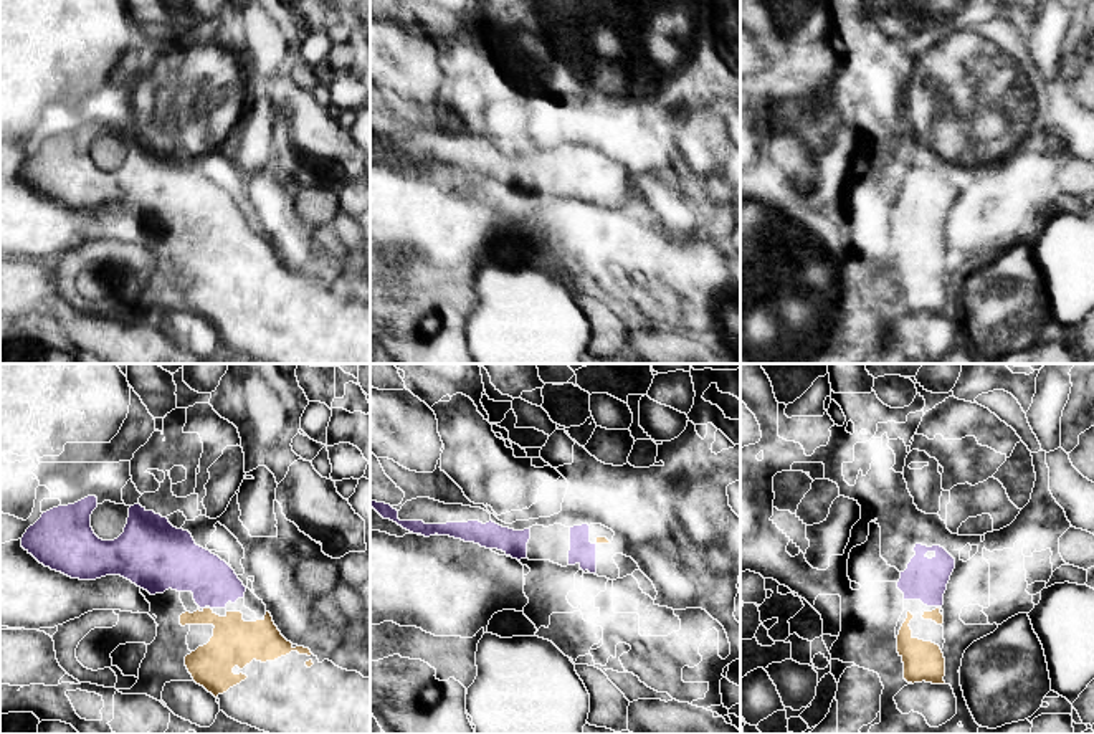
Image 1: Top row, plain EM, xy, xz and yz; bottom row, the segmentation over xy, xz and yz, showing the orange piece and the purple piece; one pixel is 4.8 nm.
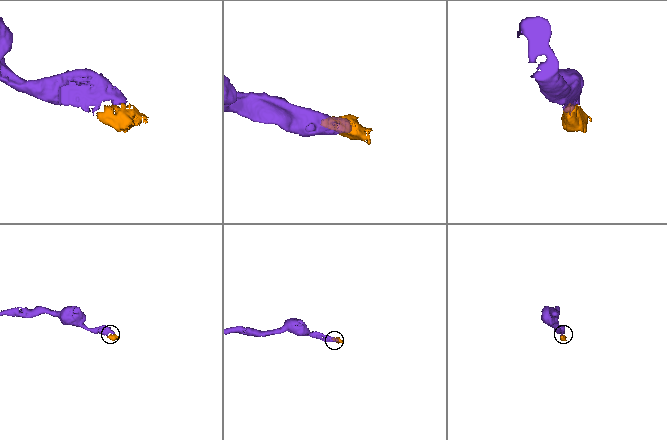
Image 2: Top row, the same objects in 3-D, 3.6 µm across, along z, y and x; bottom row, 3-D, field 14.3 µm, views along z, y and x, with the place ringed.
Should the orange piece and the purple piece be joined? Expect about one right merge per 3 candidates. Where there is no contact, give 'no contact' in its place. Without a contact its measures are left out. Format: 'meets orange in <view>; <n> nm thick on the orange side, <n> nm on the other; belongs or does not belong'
no contact; belongs

